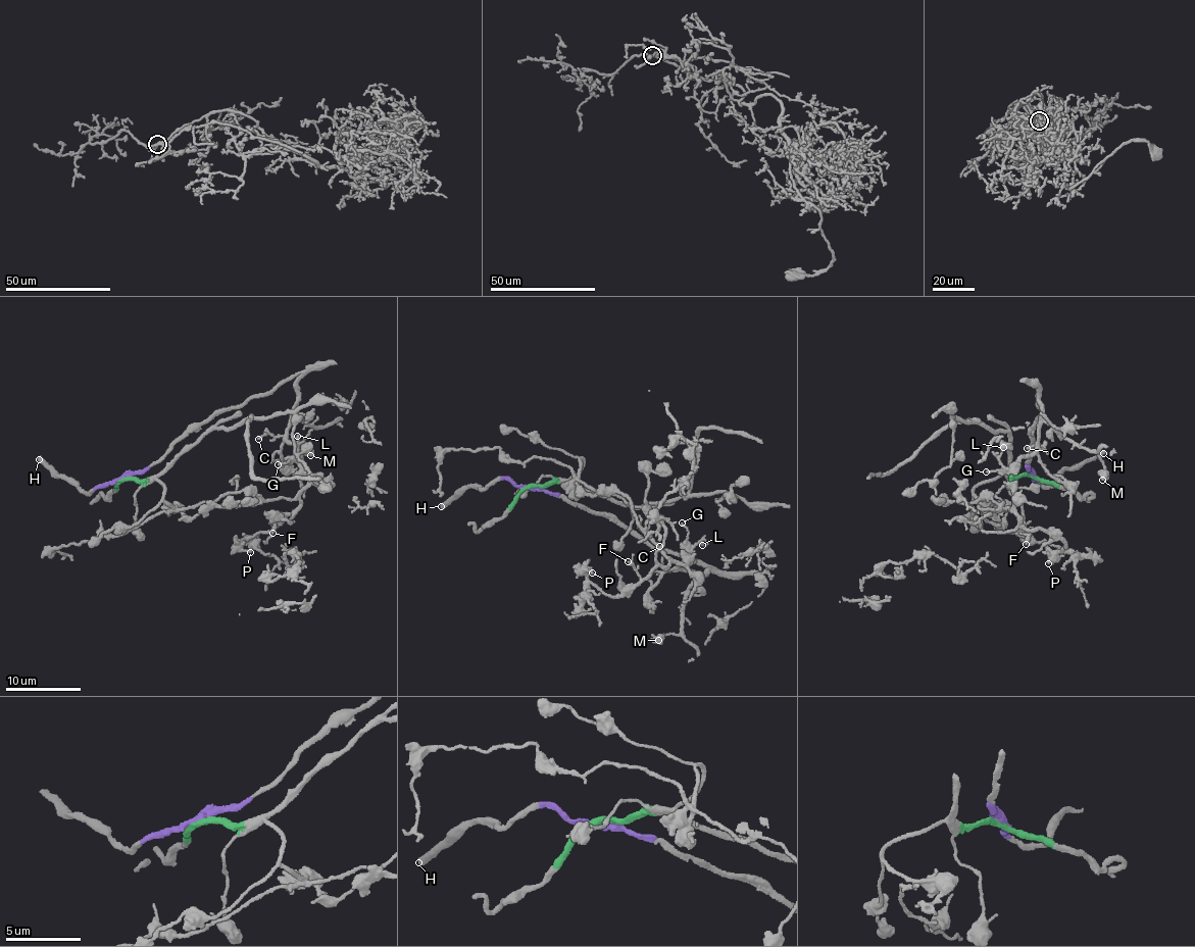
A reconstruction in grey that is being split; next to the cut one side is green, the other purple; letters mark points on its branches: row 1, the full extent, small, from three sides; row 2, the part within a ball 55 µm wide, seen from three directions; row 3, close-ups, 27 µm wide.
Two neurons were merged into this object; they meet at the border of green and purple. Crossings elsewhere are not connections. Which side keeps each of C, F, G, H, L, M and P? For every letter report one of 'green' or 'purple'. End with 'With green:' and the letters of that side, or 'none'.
C: purple
F: purple
G: purple
H: purple
L: purple
M: purple
P: purple
With green: none

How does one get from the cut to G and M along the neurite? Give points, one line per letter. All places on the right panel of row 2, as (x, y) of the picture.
G: (1031, 474), (1029, 435), (1042, 411), (1037, 406), (1039, 392), (1036, 449), (1007, 468), (987, 472)
M: (1031, 474), (1029, 435), (1042, 411), (1037, 406), (1039, 392), (1043, 418), (1065, 438), (1097, 452), (1102, 480)

